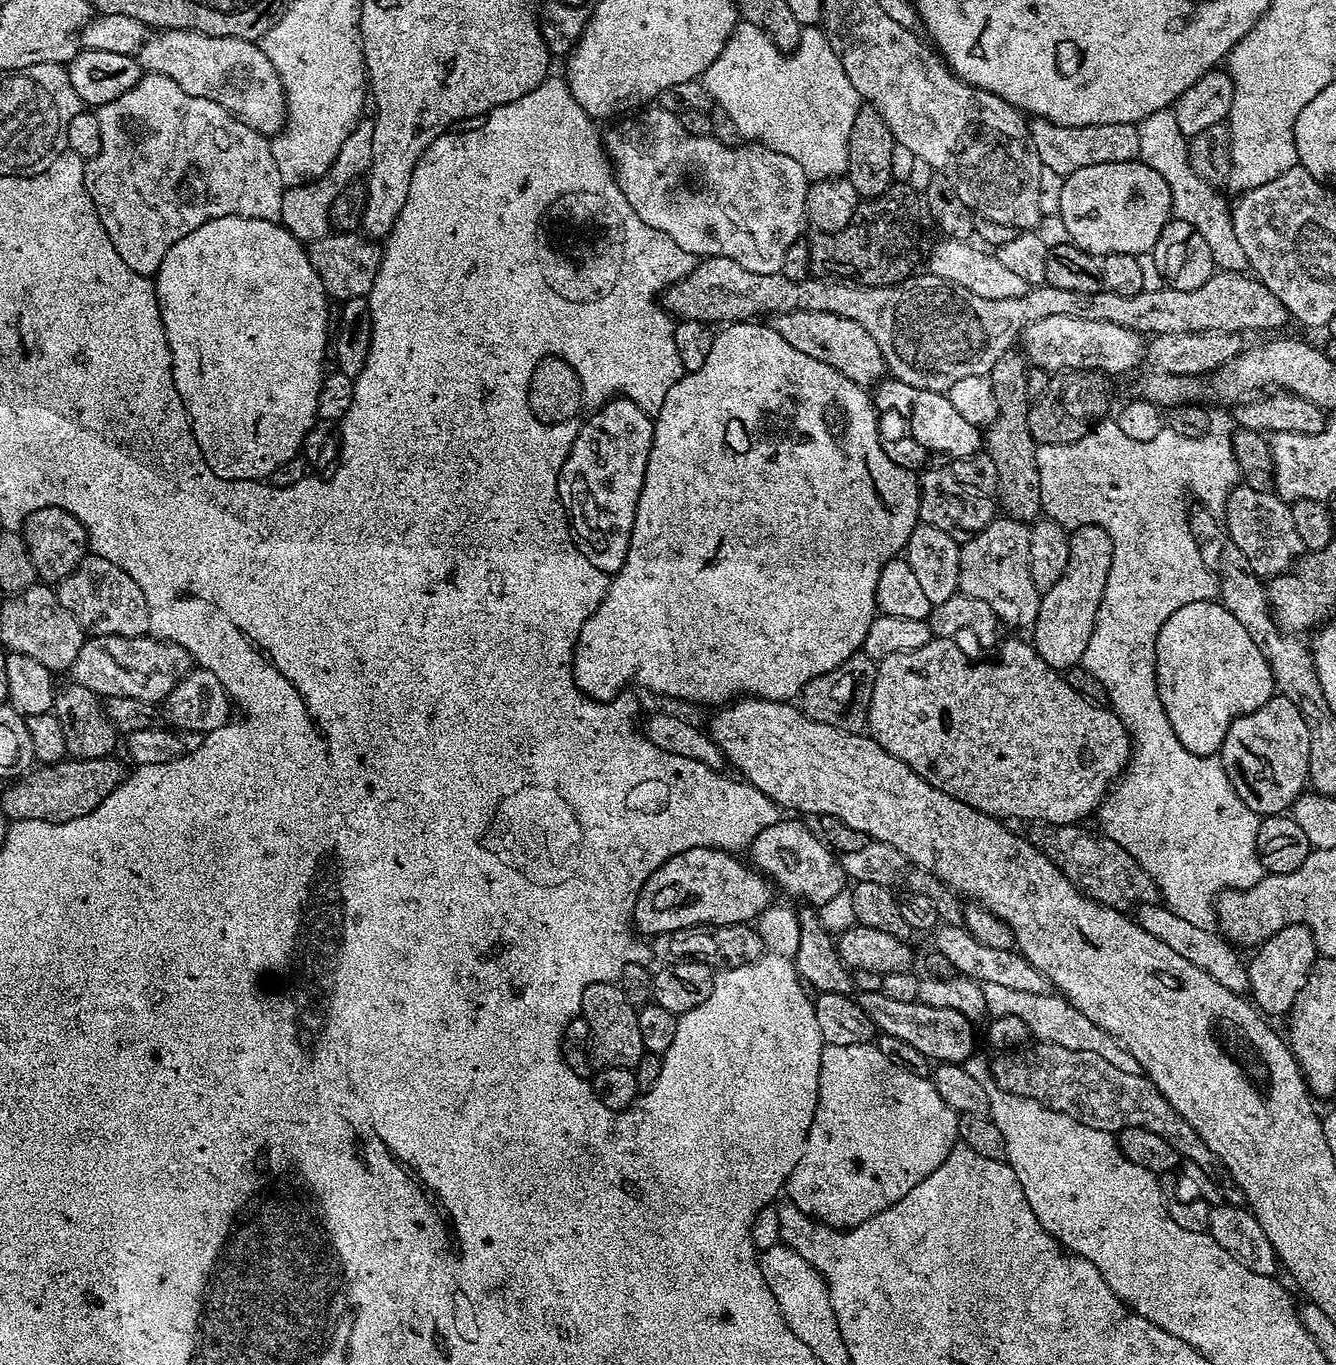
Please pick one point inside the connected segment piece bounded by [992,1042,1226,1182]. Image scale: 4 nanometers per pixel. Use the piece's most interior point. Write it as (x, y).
(1074, 1082)

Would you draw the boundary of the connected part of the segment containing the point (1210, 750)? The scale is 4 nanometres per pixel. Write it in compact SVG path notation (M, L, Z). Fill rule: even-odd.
M1216 600L1190 602L1190 606L1182 606L1178 610L1174 610L1174 614L1170 614L1170 618L1166 618L1156 639L1156 685L1158 686L1158 698L1162 698L1162 710L1166 710L1166 718L1170 718L1170 726L1174 728L1174 734L1178 734L1178 742L1182 742L1182 746L1186 746L1186 750L1190 750L1190 754L1199 756L1216 756L1226 738L1226 730L1230 730L1232 723L1242 714L1250 714L1254 710L1258 710L1258 706L1262 706L1274 695L1272 671L1262 650L1258 650L1258 646L1254 646L1250 634L1246 634L1246 626L1242 626L1242 622L1238 622L1238 618L1234 618L1234 614L1230 614L1230 610L1226 610L1223 604Z

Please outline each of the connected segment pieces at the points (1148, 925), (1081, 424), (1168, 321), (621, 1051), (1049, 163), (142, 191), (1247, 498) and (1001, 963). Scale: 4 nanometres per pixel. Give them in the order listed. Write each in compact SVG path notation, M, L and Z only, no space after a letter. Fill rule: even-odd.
M1160 902L1140 904L1138 911L1140 911L1138 922L1144 927L1146 934L1154 934L1154 938L1158 938L1158 942L1170 946L1170 950L1174 950L1174 954L1182 954L1182 958L1186 958L1186 962L1194 962L1194 966L1198 966L1198 970L1206 970L1206 974L1210 974L1210 978L1214 978L1214 982L1226 986L1226 990L1241 994L1248 992L1248 965L1243 959L1240 961L1240 956L1236 953L1239 951L1229 944L1219 931L1213 930L1211 927L1193 926L1191 922L1178 918L1178 914L1174 914Z
M1053 372L1046 392L1028 405L1030 434L1037 445L1075 444L1083 441L1088 427L1104 416L1108 408L1105 377L1098 372Z
M721 256L701 259L686 278L671 284L667 292L663 293L662 307L677 321L693 320L709 326L752 322L757 318L771 318L794 310L838 314L842 318L851 318L853 322L858 322L858 326L862 326L862 330L866 330L866 334L874 338L878 350L882 350L887 371L895 379L910 386L918 386L922 390L942 393L947 393L948 388L954 386L954 382L959 382L961 378L987 376L992 371L994 362L998 362L998 358L1002 358L1002 354L1019 341L1021 332L1026 326L1030 326L1030 322L1038 322L1038 318L1047 318L1054 314L1070 314L1070 318L1090 318L1094 322L1114 322L1114 326L1126 326L1141 334L1158 336L1187 332L1245 334L1244 332L1254 332L1258 328L1280 328L1290 320L1286 306L1282 306L1282 302L1261 280L1257 280L1255 275L1247 271L1213 271L1212 277L1202 282L1198 290L1178 290L1165 286L1158 290L1144 290L1133 296L1123 296L1103 290L1078 294L1074 290L1032 286L1026 294L1018 298L987 299L931 274L913 274L900 284L891 284L885 288L871 288L861 284L850 284L846 280L827 278L790 282L790 278L786 278L780 272L754 274L754 270L746 270L746 266L738 266L738 262Z
M598 982L594 986L586 986L580 1010L586 1010L582 1023L588 1027L588 1036L592 1039L592 1056L597 1060L597 1065L601 1069L610 1067L635 1069L645 1054L639 1029L638 1010L633 1004L626 1002L626 994L622 994L619 983Z
M1033 119L1028 125L1034 150L1038 150L1041 169L1053 172L1057 178L1074 174L1086 166L1098 166L1101 162L1130 162L1139 154L1138 128L1135 124L1095 124L1094 126L1058 126L1049 120Z
M144 72L140 81L122 98L114 98L114 102L106 102L101 108L95 109L98 124L101 127L101 150L96 157L89 159L84 165L84 185L94 202L94 210L106 230L110 234L110 242L114 242L114 250L118 250L118 258L130 266L138 274L152 278L162 266L162 258L178 238L186 238L190 230L198 230L206 222L214 218L226 218L227 216L241 216L242 218L254 218L255 220L279 221L282 210L282 194L286 183L282 174L278 174L278 162L274 162L274 154L269 137L256 132L249 124L245 124L238 116L232 115L218 102L210 102L210 98L202 98L194 94L186 94L178 82L166 78L157 72Z
M1247 486L1233 488L1224 503L1222 520L1255 576L1280 576L1289 571L1305 551L1303 542L1298 538L1298 530L1294 530L1291 507L1275 491L1263 492Z
M949 924L935 929L936 948L940 956L959 975L975 980L983 986L994 982L997 986L1006 986L1006 990L1026 990L1026 994L1049 995L1053 991L1052 983L1042 974L1042 970L1034 970L1030 962L1018 950L1007 948L1006 950L993 950L991 946L982 946L962 926Z

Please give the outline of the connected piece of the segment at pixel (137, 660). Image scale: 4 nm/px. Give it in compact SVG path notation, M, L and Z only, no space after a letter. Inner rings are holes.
M151 634L135 638L89 635L82 650L78 650L78 658L74 658L70 676L75 683L86 686L86 690L101 698L138 698L147 704L159 705L193 667L192 655L184 645L169 644Z

